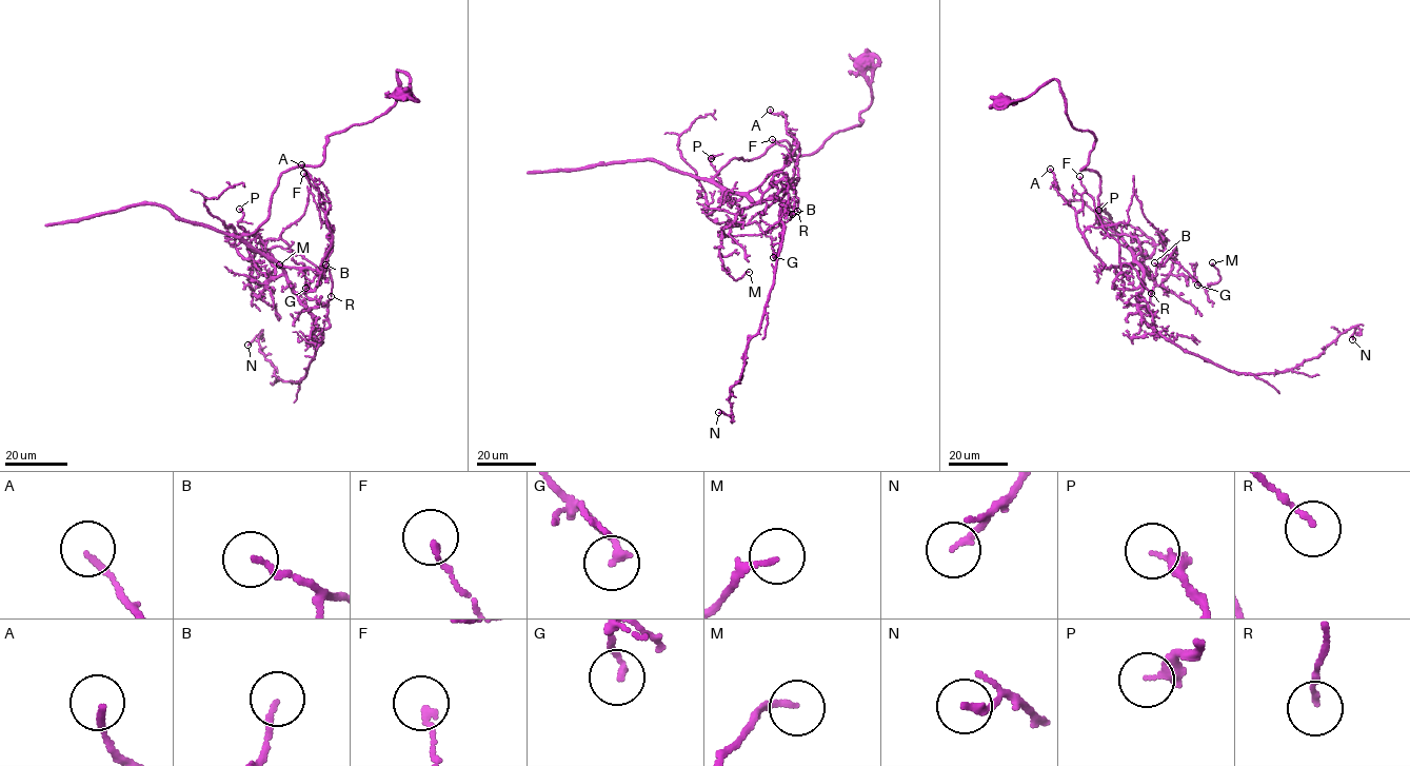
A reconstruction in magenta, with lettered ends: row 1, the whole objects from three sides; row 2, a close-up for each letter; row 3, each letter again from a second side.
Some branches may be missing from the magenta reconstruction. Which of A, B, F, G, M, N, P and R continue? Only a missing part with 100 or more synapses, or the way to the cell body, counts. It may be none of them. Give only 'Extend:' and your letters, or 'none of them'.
Extend: none of them

